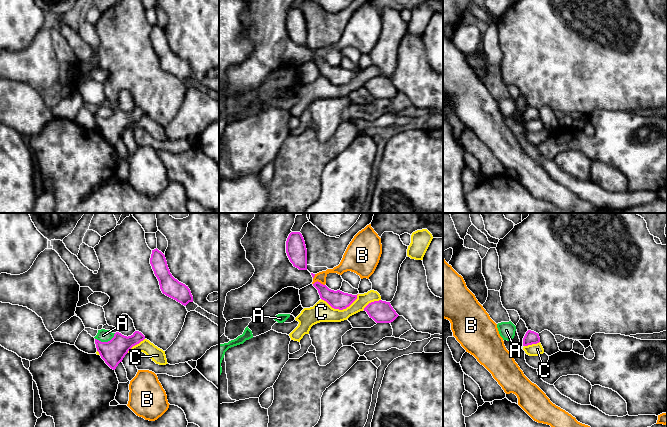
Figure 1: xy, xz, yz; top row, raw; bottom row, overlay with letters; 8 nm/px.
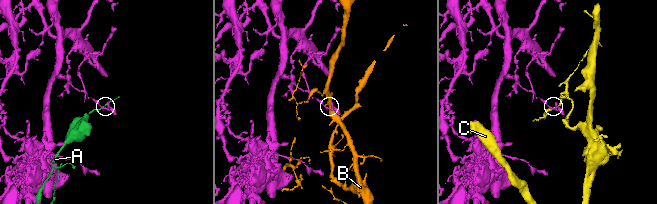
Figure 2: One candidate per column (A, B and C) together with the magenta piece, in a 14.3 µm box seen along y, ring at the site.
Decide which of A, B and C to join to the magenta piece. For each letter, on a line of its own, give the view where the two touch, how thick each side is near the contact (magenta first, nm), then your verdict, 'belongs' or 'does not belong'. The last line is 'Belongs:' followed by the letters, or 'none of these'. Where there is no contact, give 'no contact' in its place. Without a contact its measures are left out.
A: xy | 190/100 nm | does not belong
B: xz | 140/100 nm | does not belong
C: xz | 140/160 nm | does not belong
Belongs: none of these

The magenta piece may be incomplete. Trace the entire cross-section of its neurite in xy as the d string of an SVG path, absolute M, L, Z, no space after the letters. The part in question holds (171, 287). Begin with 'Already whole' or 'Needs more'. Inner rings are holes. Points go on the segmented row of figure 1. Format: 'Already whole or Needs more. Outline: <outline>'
Already whole. Outline: M157 248L152 250L150 264L159 281L160 289L163 294L184 306L189 302L193 302L190 289L172 276L165 255Z

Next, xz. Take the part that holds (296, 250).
Already whole. Outline: M291 232L286 241L286 253L294 267L307 270L307 249L300 232Z

